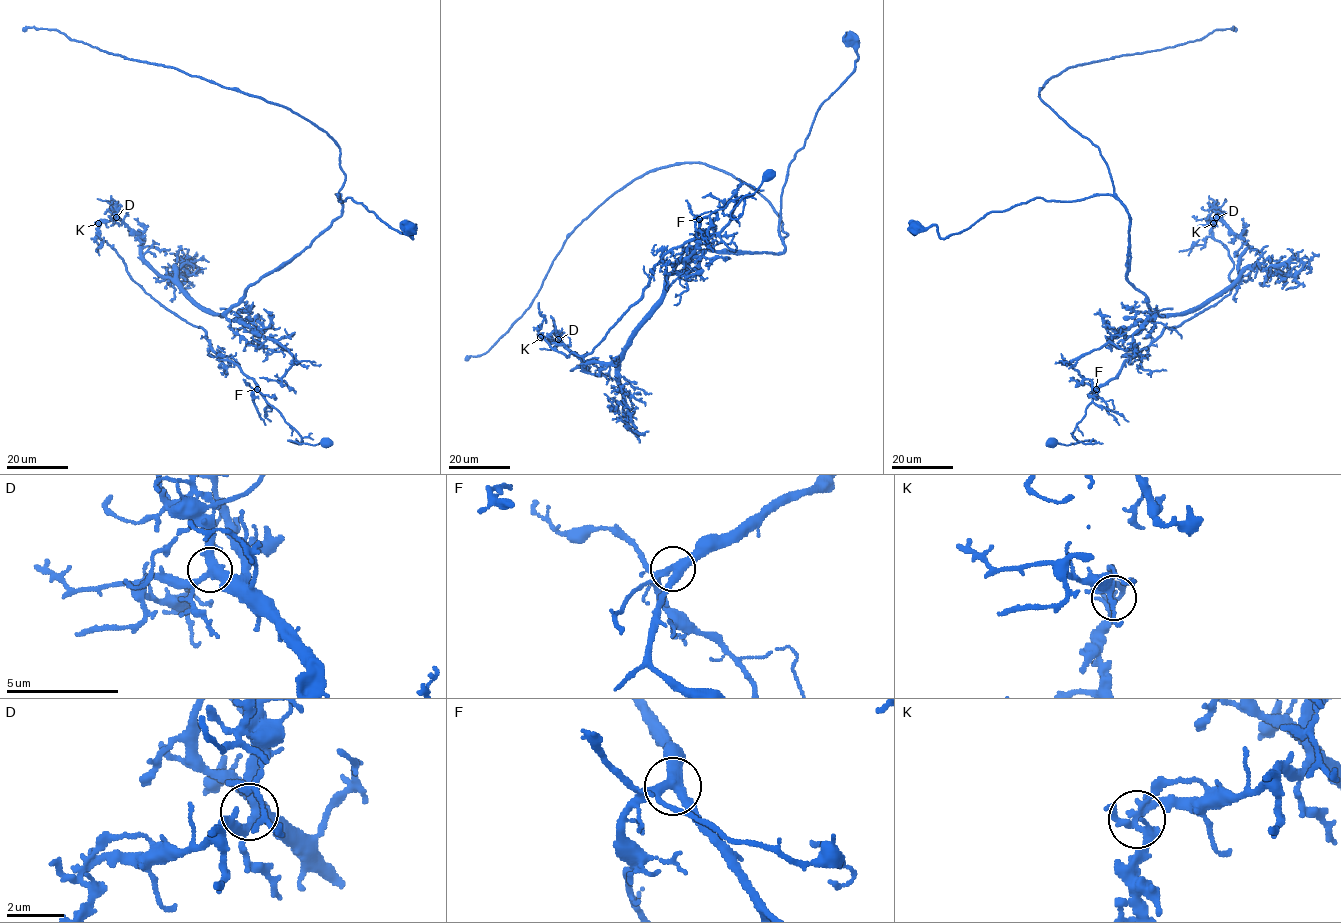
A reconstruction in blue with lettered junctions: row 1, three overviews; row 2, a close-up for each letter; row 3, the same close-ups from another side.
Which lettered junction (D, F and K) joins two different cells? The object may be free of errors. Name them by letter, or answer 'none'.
K

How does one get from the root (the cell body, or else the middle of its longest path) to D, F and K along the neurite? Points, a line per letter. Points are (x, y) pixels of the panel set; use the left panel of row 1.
D: (409, 227), (412, 238), (336, 194), (341, 215), (220, 315), (158, 274), (142, 238), (116, 217)
F: (409, 227), (336, 194), (341, 215), (220, 315), (158, 274), (123, 221), (98, 224), (129, 276), (257, 389)
K: (409, 227), (412, 238), (336, 194), (341, 215), (220, 315), (158, 274), (123, 221), (98, 224)

